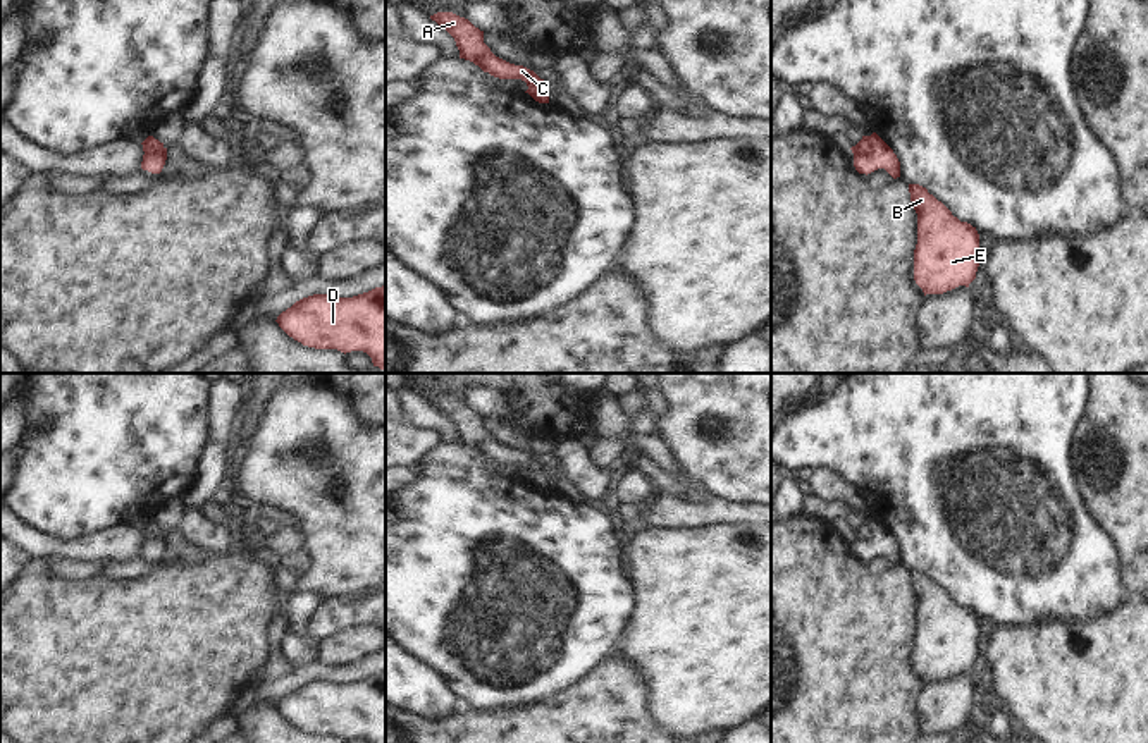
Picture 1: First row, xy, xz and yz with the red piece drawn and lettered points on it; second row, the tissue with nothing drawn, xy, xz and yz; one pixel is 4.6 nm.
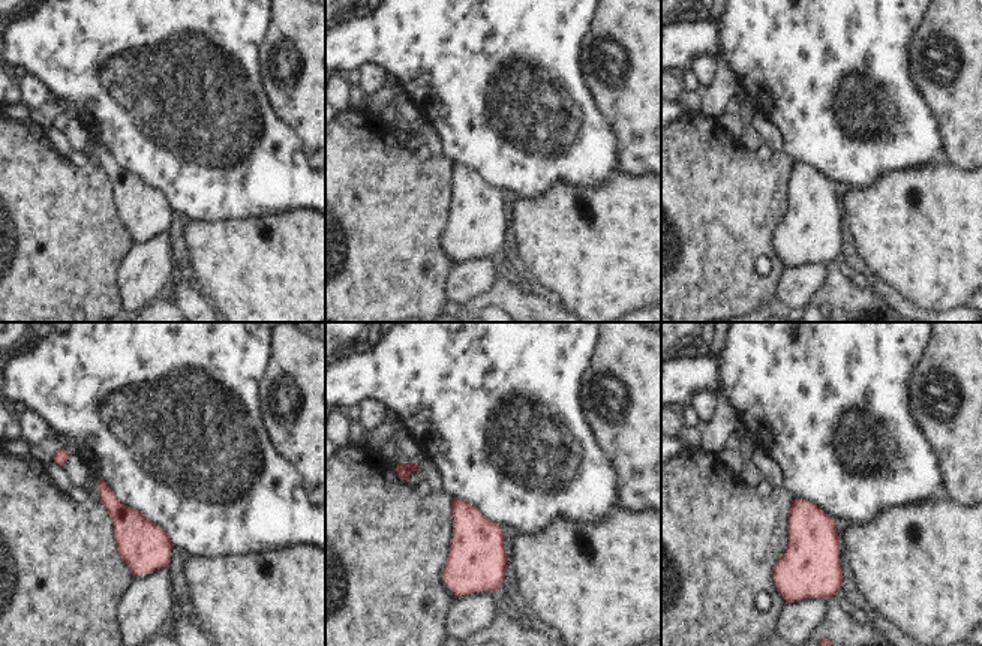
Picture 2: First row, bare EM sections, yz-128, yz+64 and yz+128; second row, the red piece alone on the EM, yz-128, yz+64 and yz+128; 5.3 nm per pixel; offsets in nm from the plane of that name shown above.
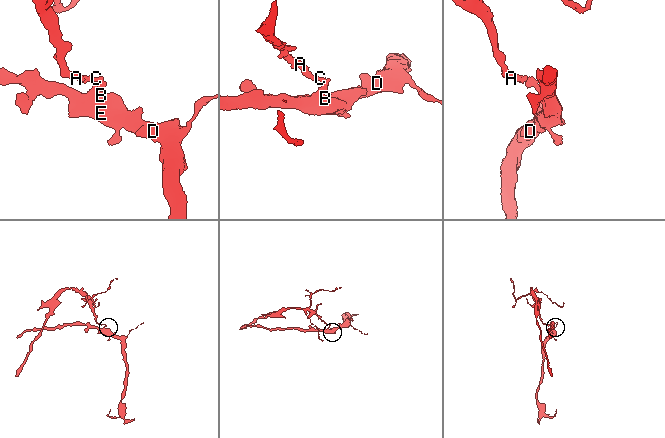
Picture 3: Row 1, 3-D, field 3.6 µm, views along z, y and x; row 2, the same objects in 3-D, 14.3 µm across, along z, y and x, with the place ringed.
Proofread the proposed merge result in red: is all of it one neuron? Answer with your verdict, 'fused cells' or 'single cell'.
fused cells

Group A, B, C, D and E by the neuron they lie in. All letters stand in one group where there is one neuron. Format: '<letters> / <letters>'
A C / B D E

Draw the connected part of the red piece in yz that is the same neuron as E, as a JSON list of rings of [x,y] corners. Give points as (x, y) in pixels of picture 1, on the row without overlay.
[[[909,569],[909,578],[917,599],[916,669],[924,681],[969,672],[979,652],[976,612],[954,602],[926,573]]]

